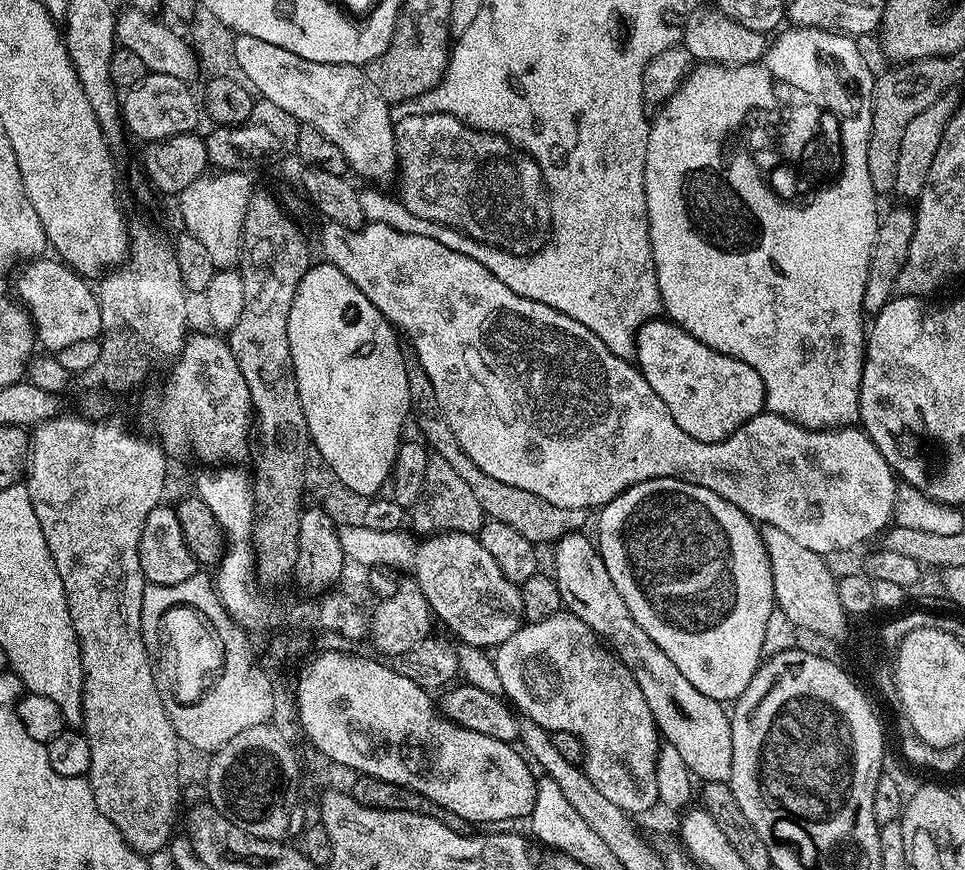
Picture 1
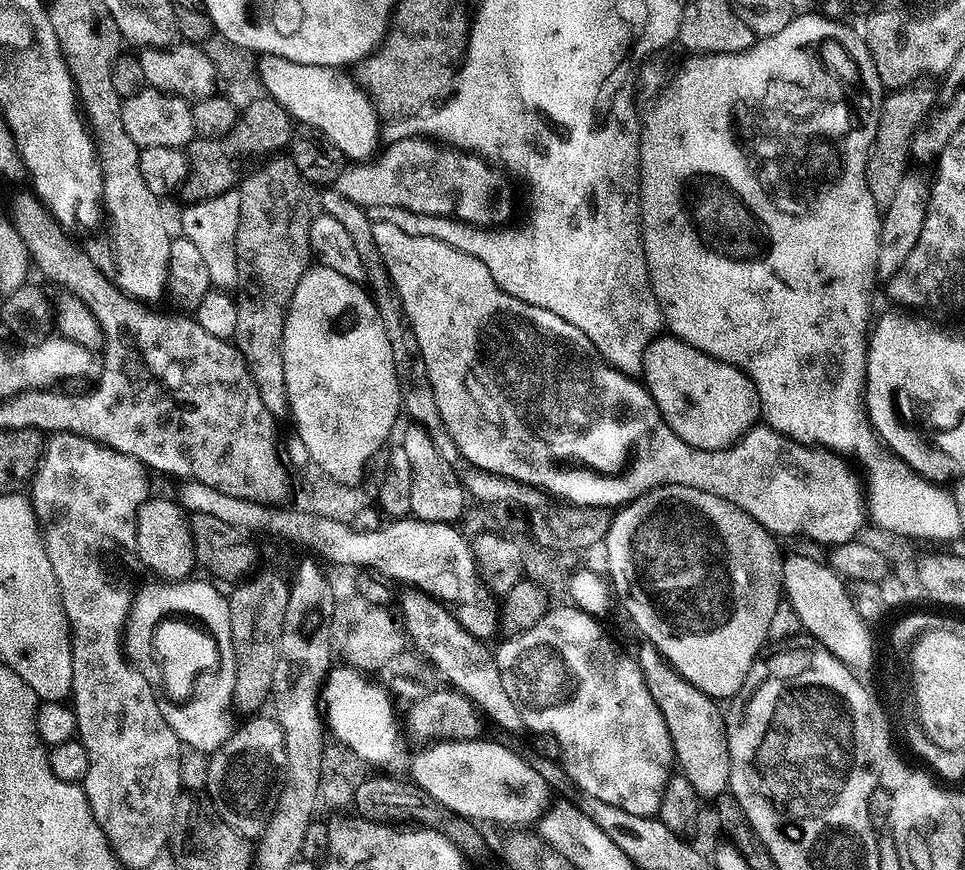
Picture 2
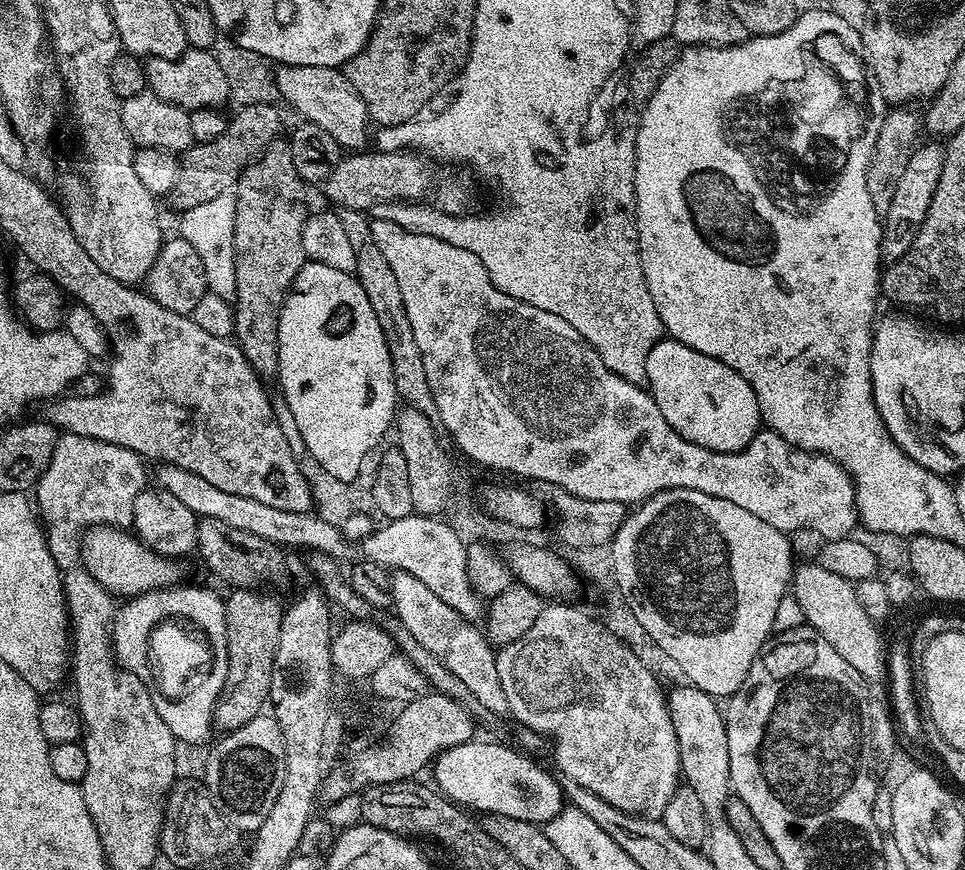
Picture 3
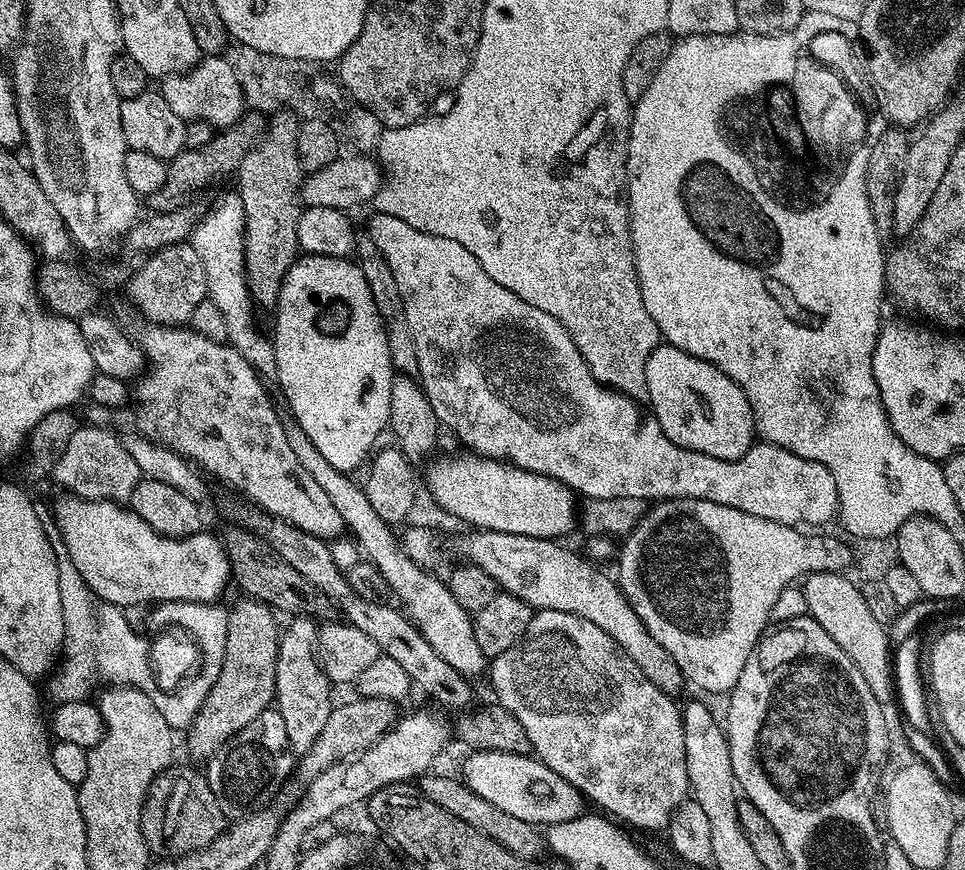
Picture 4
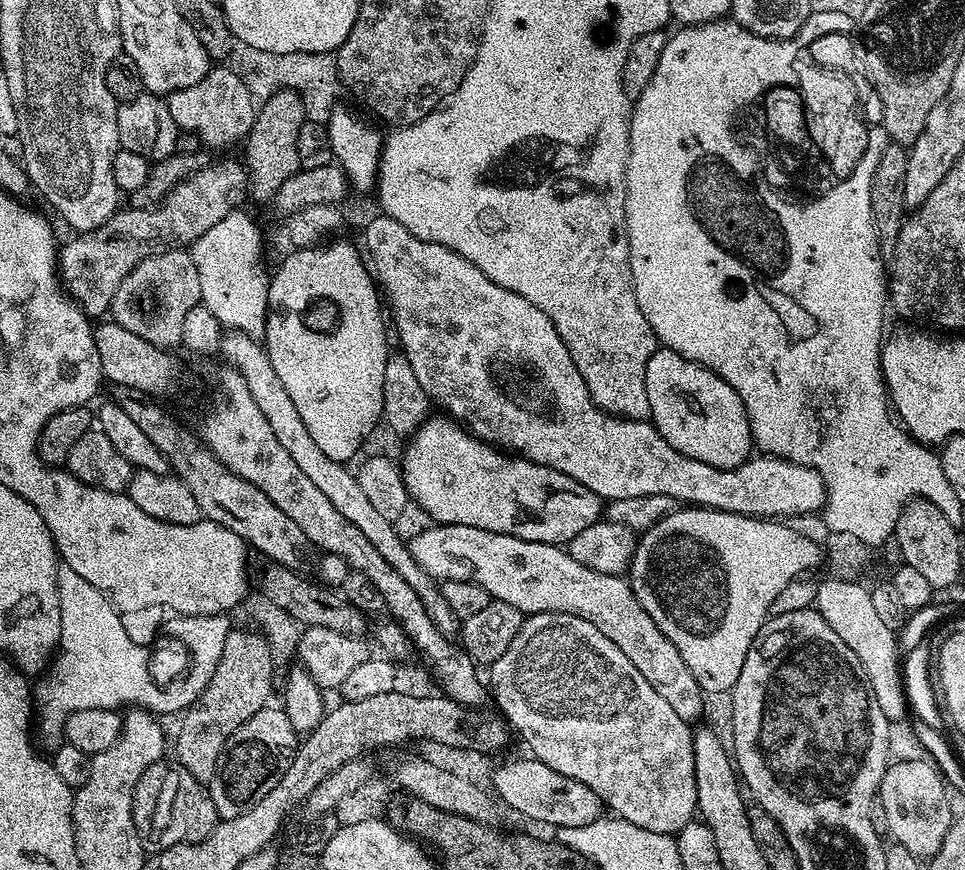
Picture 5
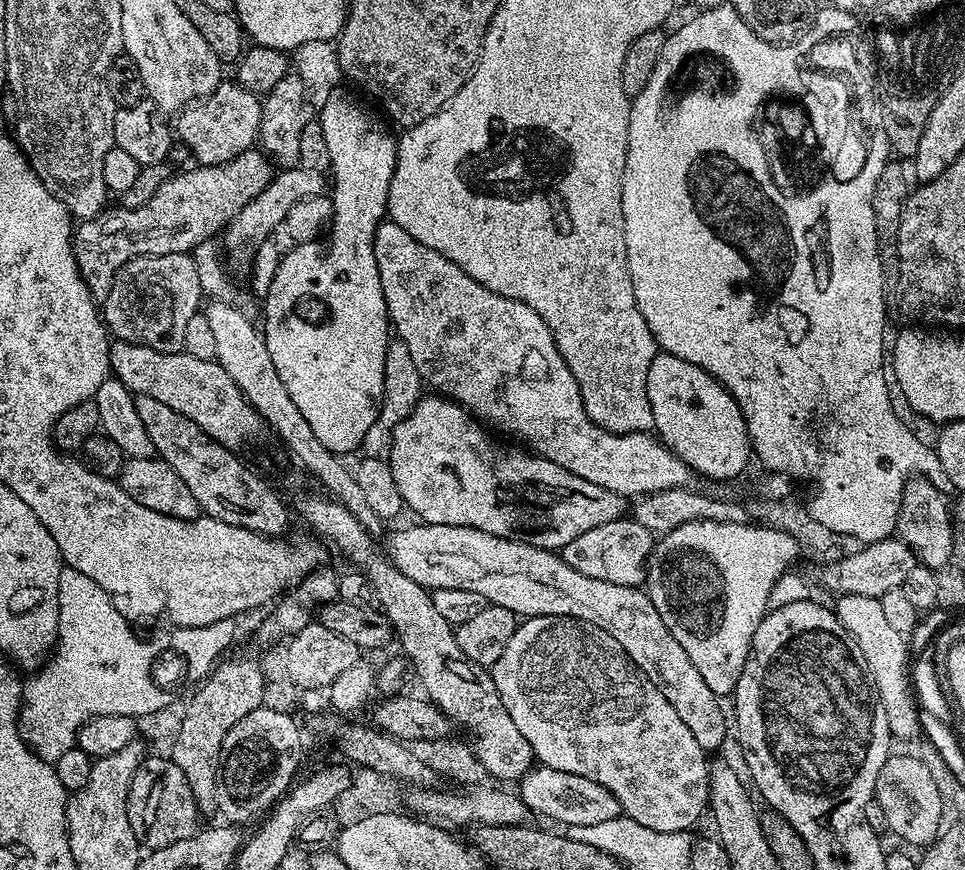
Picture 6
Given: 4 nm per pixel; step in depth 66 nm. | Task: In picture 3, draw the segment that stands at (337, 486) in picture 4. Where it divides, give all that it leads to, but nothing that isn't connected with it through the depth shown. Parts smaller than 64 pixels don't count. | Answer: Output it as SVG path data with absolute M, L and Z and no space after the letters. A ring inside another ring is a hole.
M393 571L391 575L391 605L397 614L397 621L461 679L486 708L498 715L505 715L508 703L501 679L498 678L496 652L485 639L483 631L473 621L465 619L452 606L443 602L430 586L426 586L412 574Z

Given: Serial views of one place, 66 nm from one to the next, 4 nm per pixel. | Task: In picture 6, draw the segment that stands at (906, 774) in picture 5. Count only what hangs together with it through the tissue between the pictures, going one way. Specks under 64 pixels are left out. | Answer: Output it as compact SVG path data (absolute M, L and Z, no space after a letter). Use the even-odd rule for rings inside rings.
M901 754L889 755L878 774L875 797L882 804L892 836L901 836L906 843L919 846L927 846L939 836L941 796L938 795L937 784L933 783L933 775L922 761Z

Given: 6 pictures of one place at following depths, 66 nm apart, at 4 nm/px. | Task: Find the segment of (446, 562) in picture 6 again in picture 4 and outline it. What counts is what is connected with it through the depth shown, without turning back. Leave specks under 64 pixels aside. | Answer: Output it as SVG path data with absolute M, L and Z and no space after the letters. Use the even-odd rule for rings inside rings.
M483 530L469 531L469 536L464 536L460 540L460 552L467 563L478 566L494 578L494 582L503 591L512 596L522 598L534 610L562 610L574 614L578 618L586 618L586 622L594 622L598 630L606 630L606 634L613 636L619 642L620 648L629 658L637 664L646 678L654 682L663 692L676 694L680 684L685 683L685 678L680 672L680 667L654 642L654 638L646 630L646 626L634 614L630 602L625 598L623 590L615 579L612 580L604 572L599 572L583 555L571 552L568 548L563 548L563 543L554 540L543 540L542 538L526 538L526 534L506 534L505 532L486 532Z

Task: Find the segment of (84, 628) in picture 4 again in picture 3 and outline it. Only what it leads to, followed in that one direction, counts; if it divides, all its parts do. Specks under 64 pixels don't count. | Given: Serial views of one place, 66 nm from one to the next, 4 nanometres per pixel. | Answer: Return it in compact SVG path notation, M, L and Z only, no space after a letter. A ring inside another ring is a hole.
M173 586L170 588L156 588L152 592L143 592L140 596L133 596L127 602L115 609L112 621L112 651L116 663L121 668L139 676L143 671L145 656L145 633L149 625L160 620L161 617L170 614L178 614L180 619L189 617L196 620L206 630L209 638L209 649L216 661L216 669L212 678L203 679L203 683L190 692L182 701L165 703L162 699L152 699L162 722L170 726L170 734L181 745L200 744L213 729L212 711L216 700L220 696L222 686L226 682L226 670L228 669L228 639L226 638L226 610L224 609L225 597L211 592L208 588L184 588L185 586Z

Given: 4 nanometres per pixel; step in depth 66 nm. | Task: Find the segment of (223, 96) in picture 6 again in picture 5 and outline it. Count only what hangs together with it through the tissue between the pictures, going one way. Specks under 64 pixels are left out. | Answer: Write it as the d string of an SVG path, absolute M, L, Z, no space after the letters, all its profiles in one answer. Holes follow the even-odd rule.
M228 66L213 67L206 78L202 78L202 82L194 82L194 86L186 86L171 93L166 103L176 127L185 133L193 132L200 136L201 142L208 148L228 148L236 143L239 145L254 126L258 111L257 101L246 82Z

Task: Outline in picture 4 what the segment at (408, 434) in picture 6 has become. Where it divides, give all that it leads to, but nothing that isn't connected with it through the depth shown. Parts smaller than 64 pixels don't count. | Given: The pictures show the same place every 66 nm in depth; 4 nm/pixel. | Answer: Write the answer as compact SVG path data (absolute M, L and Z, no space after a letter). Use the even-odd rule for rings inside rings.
M460 450L457 456L440 456L437 455L435 459L427 465L428 468L428 492L432 495L432 500L444 512L449 512L452 516L457 516L460 520L465 520L466 523L472 524L473 529L483 530L486 532L505 532L506 534L526 534L526 538L542 538L543 540L559 541L560 536L564 536L572 527L576 528L578 524L578 504L574 499L572 489L567 488L562 482L558 482L554 478L550 478L546 474L538 474L531 472L525 468L520 468L517 464L510 464L502 460L491 460L488 456L478 456L467 450Z

